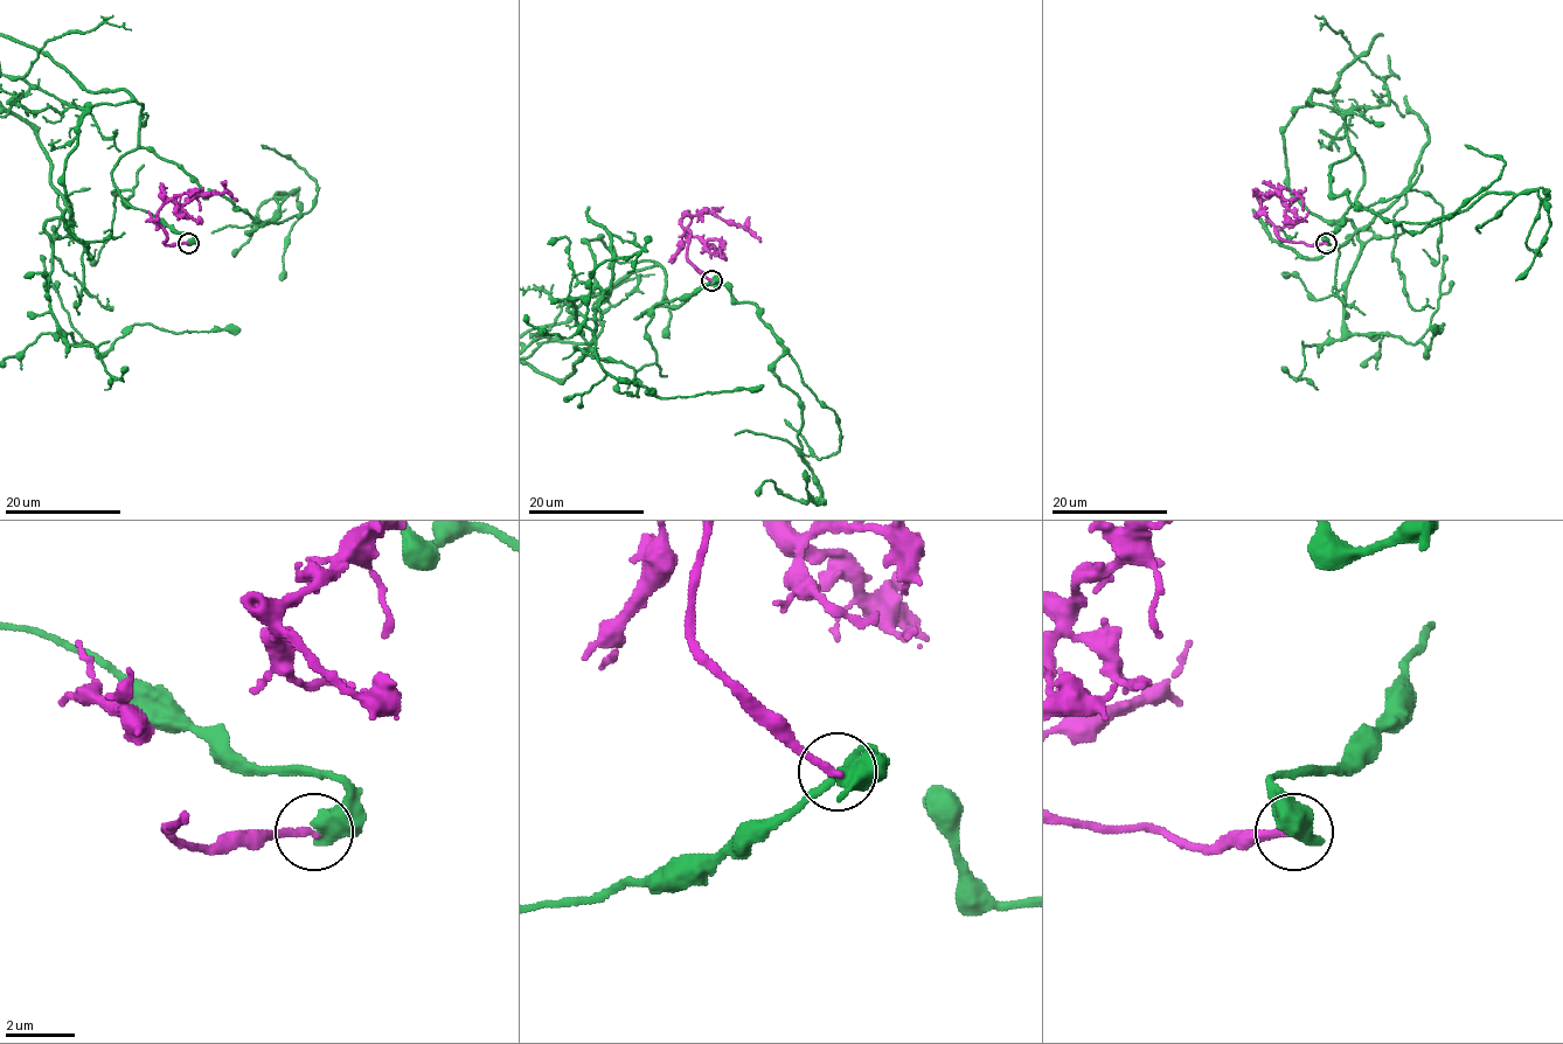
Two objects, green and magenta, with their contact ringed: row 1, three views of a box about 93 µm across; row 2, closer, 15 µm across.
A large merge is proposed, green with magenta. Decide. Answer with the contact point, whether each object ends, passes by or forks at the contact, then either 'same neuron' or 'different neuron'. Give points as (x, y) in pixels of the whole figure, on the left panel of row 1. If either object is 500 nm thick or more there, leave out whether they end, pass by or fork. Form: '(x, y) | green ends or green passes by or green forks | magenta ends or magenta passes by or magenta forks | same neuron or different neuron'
(188, 243) | different neuron

